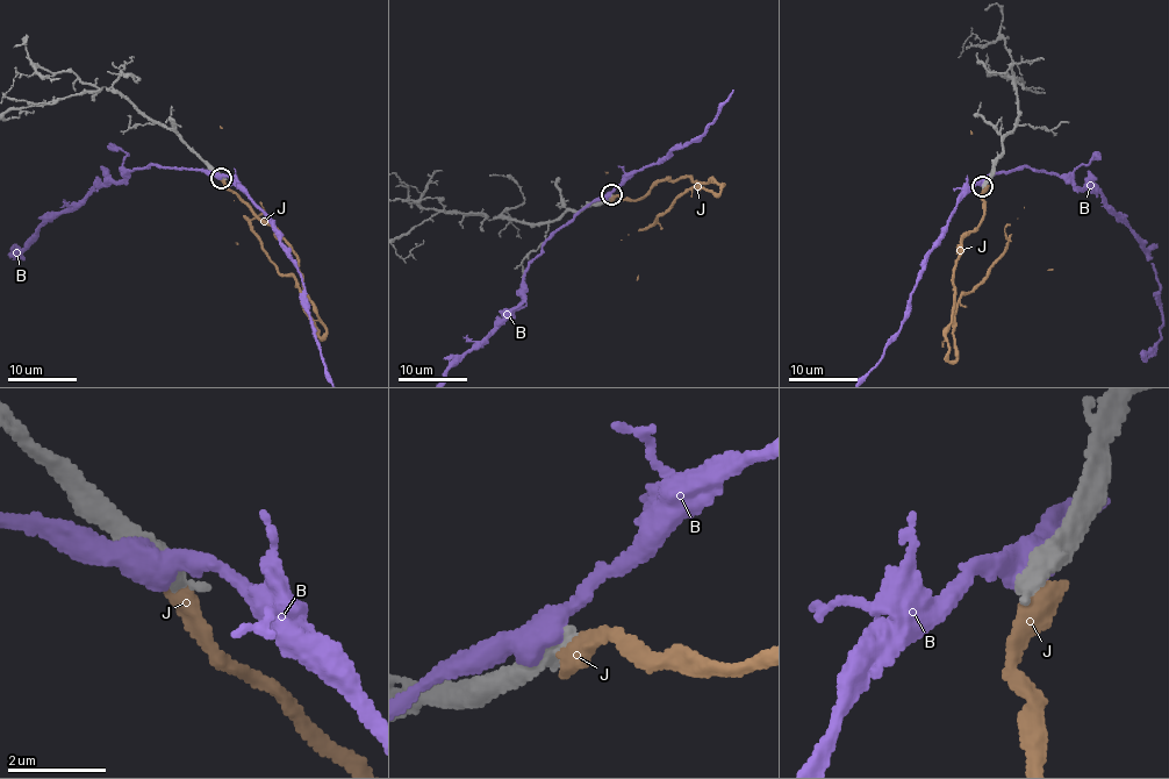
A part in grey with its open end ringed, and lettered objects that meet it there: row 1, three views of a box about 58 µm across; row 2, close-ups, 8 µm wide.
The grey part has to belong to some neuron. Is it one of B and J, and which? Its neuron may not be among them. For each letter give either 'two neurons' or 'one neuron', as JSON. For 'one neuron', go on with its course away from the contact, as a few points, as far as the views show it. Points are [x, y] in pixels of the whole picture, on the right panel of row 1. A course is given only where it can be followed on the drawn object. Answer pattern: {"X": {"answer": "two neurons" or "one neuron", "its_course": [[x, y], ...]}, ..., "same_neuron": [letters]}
{"B": {"answer": "two neurons"}, "J": {"answer": "two neurons"}, "same_neuron": []}

